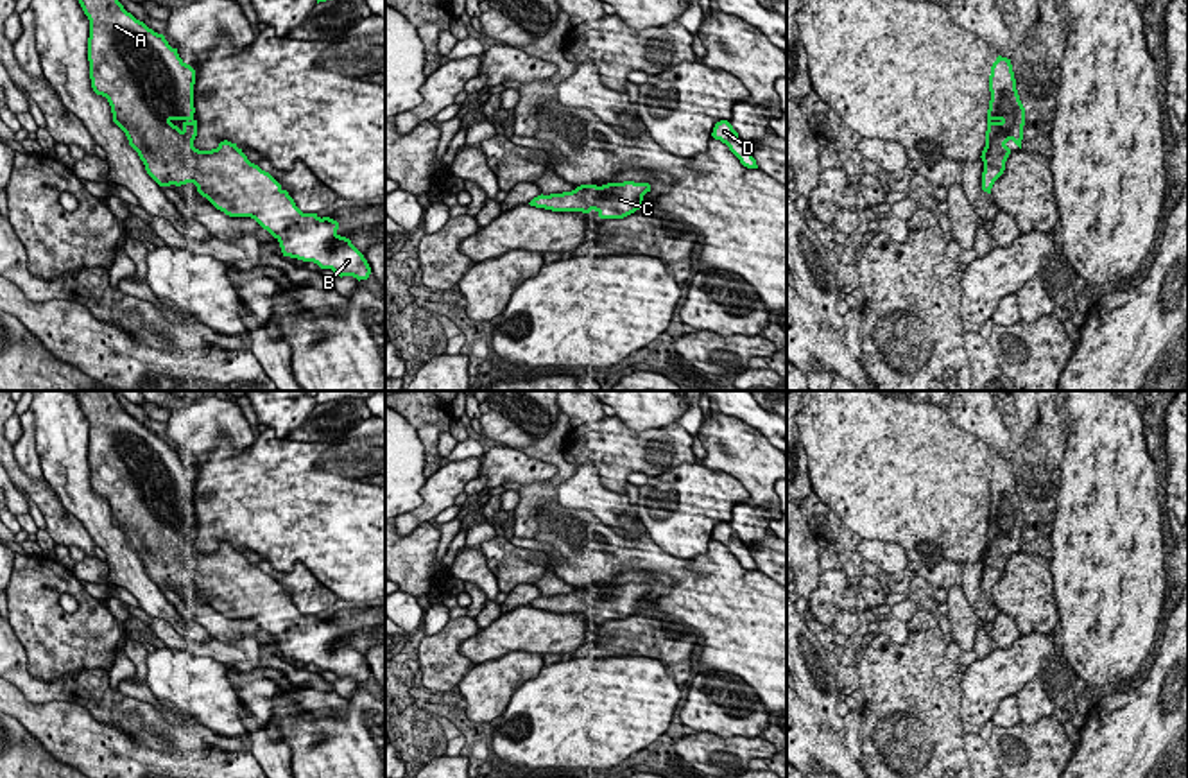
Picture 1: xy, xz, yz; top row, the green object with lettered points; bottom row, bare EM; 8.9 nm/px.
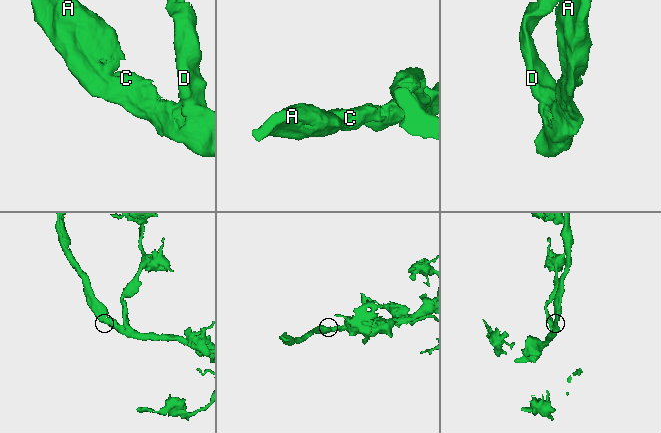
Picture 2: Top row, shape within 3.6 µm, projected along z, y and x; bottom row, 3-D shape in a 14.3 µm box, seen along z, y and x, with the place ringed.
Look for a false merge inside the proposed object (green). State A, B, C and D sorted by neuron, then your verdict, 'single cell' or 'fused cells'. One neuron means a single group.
A B C D | single cell

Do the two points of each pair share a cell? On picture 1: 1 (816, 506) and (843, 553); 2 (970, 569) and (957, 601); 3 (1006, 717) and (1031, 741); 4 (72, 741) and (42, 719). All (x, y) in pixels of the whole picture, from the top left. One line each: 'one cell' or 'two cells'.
1: one cell
2: two cells
3: two cells
4: one cell

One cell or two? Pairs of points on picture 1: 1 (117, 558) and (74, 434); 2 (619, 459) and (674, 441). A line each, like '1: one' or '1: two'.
1: one
2: one

